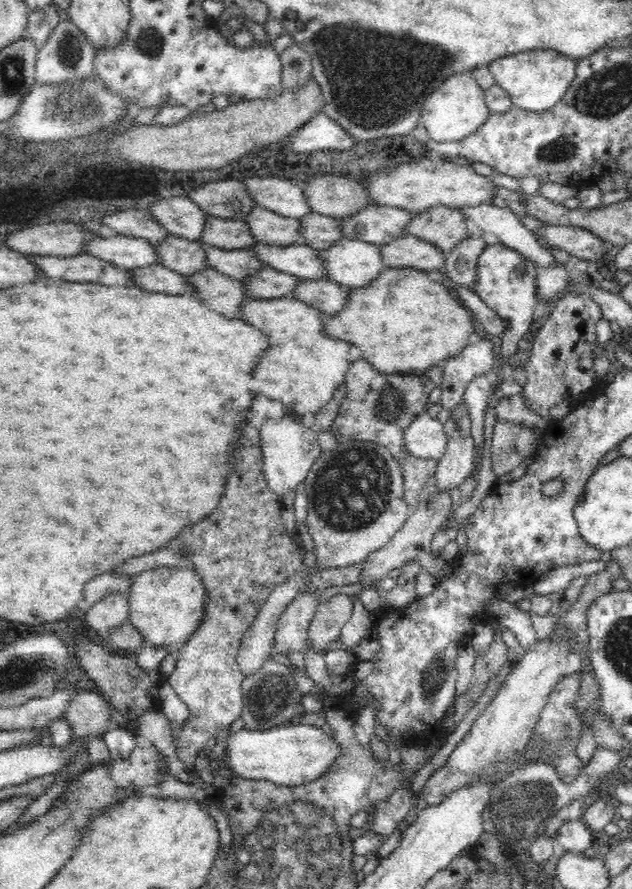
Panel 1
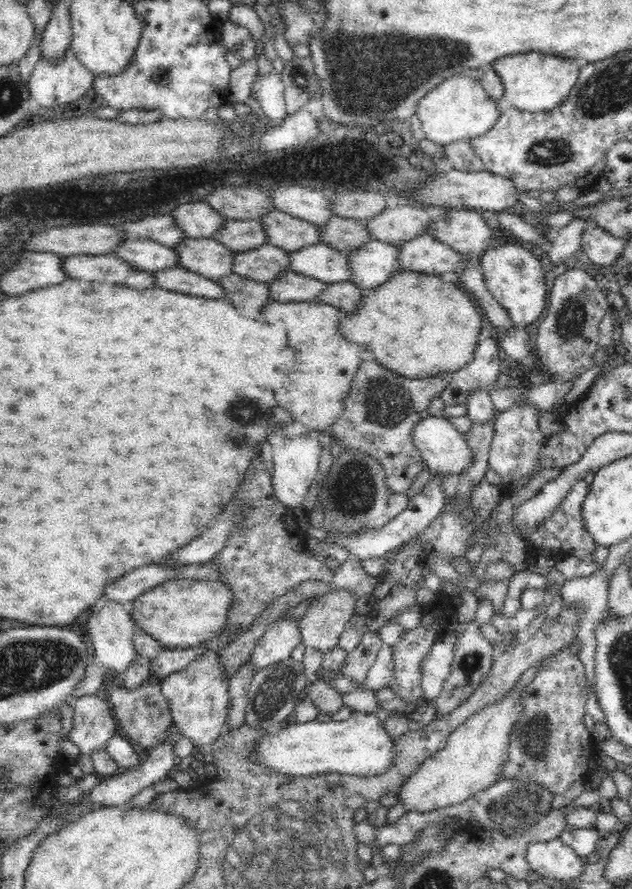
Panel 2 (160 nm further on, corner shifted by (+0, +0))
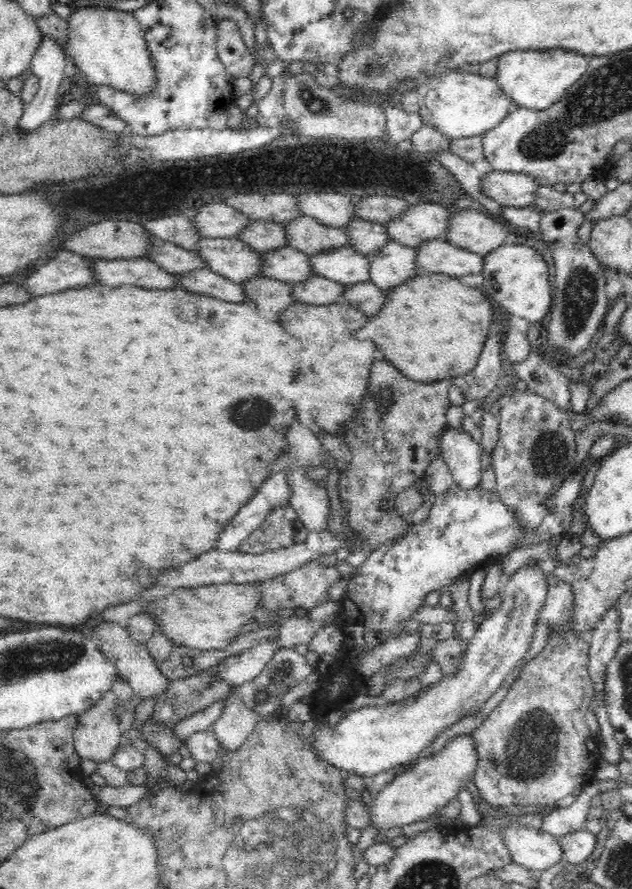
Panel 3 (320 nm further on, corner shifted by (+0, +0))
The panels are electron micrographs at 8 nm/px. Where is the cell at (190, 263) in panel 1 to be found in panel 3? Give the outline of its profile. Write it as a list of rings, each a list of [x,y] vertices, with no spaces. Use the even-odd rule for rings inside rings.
[[[202,237],[195,250],[209,270],[233,283],[242,284],[263,277],[262,255],[237,237]]]

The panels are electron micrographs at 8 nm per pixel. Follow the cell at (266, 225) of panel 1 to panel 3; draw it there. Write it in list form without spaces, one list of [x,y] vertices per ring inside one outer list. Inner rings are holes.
[[[300,215],[287,224],[288,246],[308,255],[348,245],[345,228],[320,224],[312,216]]]

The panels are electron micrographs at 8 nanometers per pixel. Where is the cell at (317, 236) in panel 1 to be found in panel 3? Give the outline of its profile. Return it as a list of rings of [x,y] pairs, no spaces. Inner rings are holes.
[[[355,218],[346,226],[348,245],[356,252],[371,258],[389,241],[386,226],[380,223]]]

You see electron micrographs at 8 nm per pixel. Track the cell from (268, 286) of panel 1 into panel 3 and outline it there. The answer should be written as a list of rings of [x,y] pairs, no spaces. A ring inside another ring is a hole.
[[[314,275],[306,281],[292,283],[292,297],[296,302],[316,306],[339,302],[345,285],[322,276]]]

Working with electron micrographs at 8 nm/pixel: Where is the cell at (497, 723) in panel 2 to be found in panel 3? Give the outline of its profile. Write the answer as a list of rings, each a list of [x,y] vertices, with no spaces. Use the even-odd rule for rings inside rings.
[[[468,734],[454,738],[442,750],[435,753],[432,758],[420,759],[410,770],[407,770],[405,773],[400,773],[391,782],[386,783],[375,795],[375,798],[372,799],[370,806],[366,806],[371,816],[369,825],[374,826],[380,832],[384,832],[390,830],[390,828],[396,828],[396,826],[403,827],[406,824],[414,824],[418,820],[424,820],[430,817],[436,810],[446,806],[450,800],[457,798],[459,788],[463,787],[462,780],[464,778],[471,777],[468,781],[472,781],[477,762],[478,757],[476,757],[476,743],[474,743],[474,738]]]

